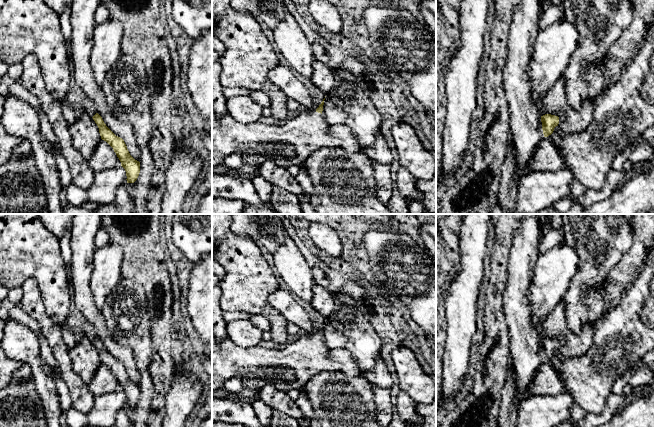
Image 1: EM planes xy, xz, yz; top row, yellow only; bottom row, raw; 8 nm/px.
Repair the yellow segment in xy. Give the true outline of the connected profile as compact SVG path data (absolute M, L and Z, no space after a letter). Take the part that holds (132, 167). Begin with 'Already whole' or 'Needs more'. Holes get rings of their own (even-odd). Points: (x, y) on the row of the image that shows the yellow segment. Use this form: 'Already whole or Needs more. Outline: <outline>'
Already whole. Outline: M96 113L93 120L99 128L101 139L106 141L114 150L126 171L127 183L134 183L140 173L140 162L135 160L129 153L124 140L116 136L104 123L102 117Z

